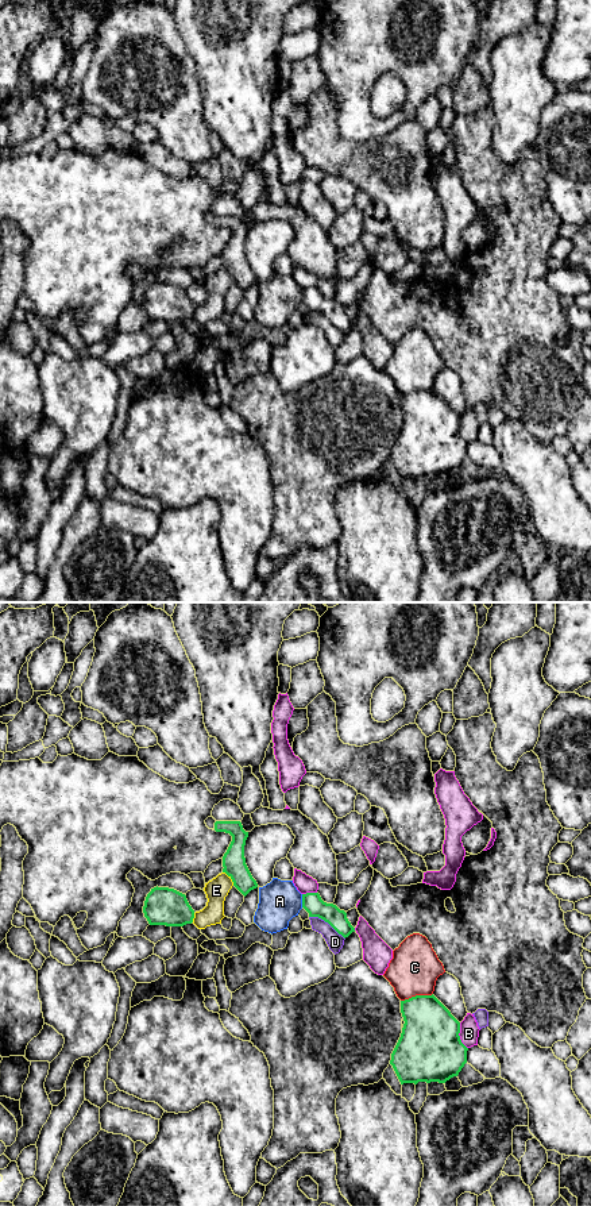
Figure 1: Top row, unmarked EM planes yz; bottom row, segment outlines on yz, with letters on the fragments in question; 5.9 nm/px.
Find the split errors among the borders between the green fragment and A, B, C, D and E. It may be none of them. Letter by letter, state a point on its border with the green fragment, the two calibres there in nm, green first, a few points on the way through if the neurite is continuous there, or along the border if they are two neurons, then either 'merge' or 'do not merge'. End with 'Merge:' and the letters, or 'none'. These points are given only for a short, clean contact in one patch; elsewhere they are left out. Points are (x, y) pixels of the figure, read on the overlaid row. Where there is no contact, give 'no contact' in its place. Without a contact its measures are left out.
A: yz (302, 901) | 120/240 nm | along yz (301, 894), (302, 906) | do not merge
B: yz (459, 1036) | 380/110 nm | do not merge
C: yz (416, 995) | 340/300 nm | do not merge
D: yz (327, 921) | 120/100 nm | do not merge
E: yz (231, 878) | 140/140 nm | do not merge
Merge: none

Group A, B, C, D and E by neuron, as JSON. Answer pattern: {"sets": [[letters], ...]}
{"sets": [["A"], ["B"], ["C"], ["D"], ["E"]]}

